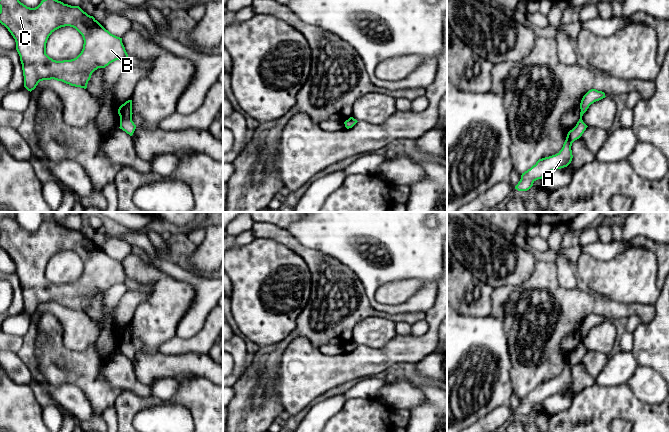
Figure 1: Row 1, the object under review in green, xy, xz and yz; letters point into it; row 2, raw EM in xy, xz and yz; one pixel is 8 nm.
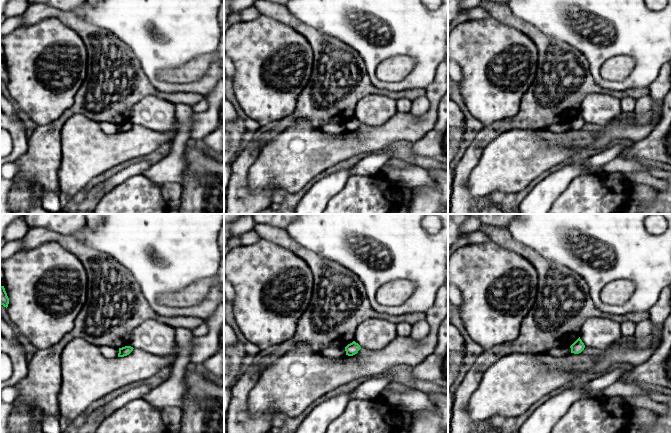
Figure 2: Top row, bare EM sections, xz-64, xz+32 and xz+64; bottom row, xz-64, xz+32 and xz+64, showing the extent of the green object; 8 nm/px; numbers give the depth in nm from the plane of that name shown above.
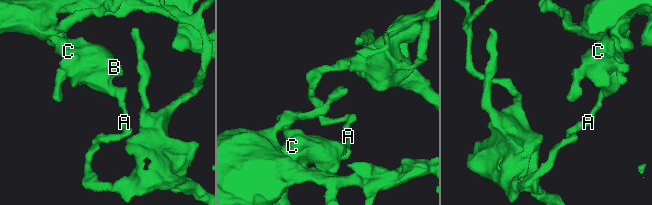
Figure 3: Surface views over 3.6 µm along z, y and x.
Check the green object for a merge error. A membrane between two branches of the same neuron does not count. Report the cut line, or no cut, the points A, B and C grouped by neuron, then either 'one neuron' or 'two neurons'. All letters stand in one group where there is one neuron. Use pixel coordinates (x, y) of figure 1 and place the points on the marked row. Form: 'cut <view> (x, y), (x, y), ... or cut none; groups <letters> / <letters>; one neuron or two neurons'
cut xy (120, 119), (124, 123), (132, 122); groups A / B C; two neurons

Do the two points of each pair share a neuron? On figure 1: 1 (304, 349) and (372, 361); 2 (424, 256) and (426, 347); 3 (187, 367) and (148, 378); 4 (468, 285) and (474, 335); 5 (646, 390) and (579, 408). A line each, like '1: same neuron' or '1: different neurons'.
1: same neuron
2: different neurons
3: same neuron
4: different neurons
5: different neurons

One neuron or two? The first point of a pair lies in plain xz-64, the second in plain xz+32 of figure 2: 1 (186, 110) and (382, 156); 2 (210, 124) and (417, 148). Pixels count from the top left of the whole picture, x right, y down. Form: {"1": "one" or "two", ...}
{"1": "two", "2": "two"}

